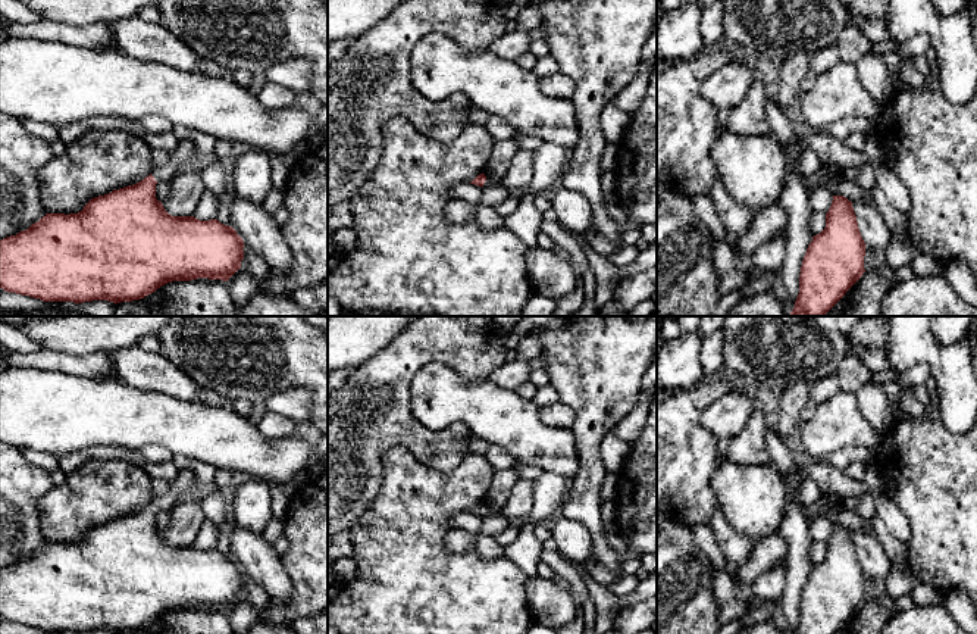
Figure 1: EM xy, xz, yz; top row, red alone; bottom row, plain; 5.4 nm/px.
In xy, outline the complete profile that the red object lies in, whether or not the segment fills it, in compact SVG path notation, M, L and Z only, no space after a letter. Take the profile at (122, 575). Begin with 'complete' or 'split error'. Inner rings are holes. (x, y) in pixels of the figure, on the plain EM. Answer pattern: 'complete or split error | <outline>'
split error | M184 469L172 481L170 490L154 497L143 510L109 524L91 528L78 543L46 543L38 552L16 565L0 569L0 618L29 625L43 631L107 630L120 633L144 628L172 610L197 608L228 610L244 588L244 571L232 556L217 549L200 550L194 546L172 546L156 528L156 513L172 510L185 491L198 491L200 485L191 469Z

